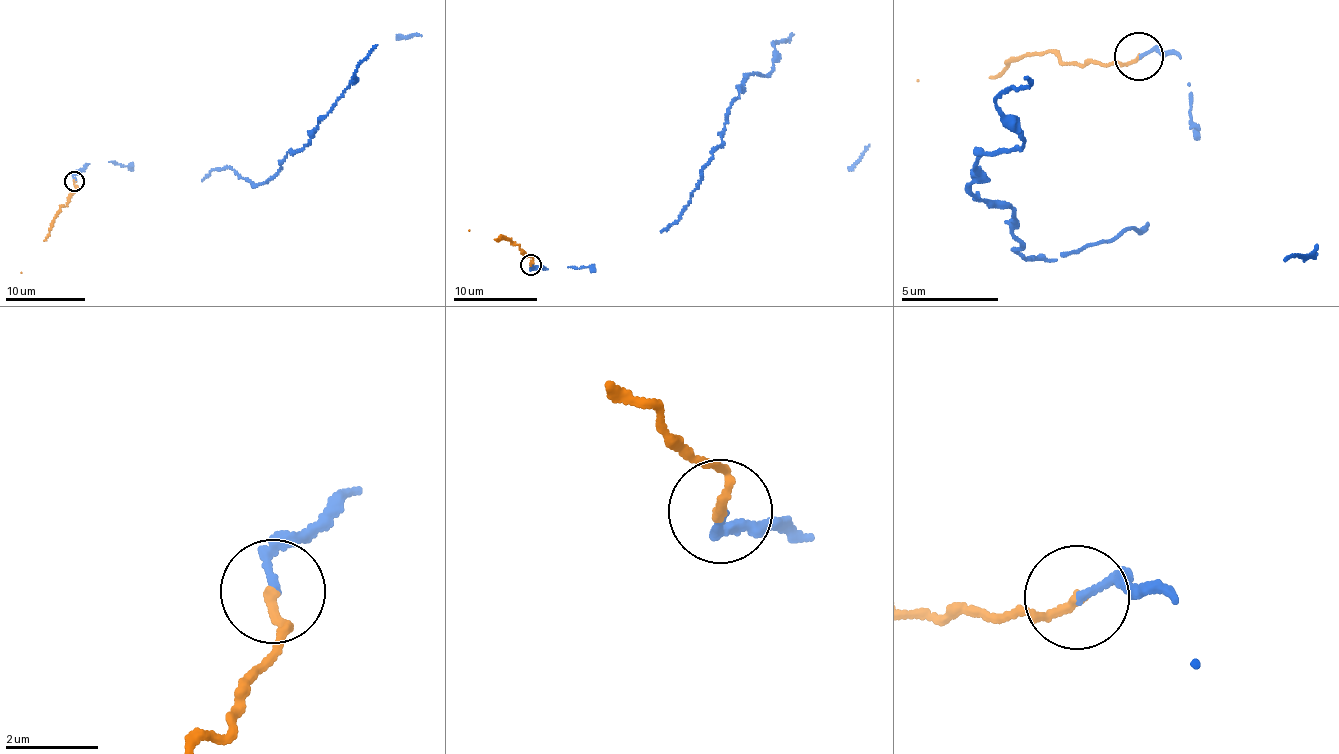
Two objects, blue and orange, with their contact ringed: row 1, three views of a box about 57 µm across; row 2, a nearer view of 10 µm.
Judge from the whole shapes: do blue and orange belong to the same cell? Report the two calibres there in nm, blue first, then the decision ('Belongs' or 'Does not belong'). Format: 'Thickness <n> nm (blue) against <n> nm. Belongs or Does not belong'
Thickness 160 nm (blue) against 200 nm. Belongs

